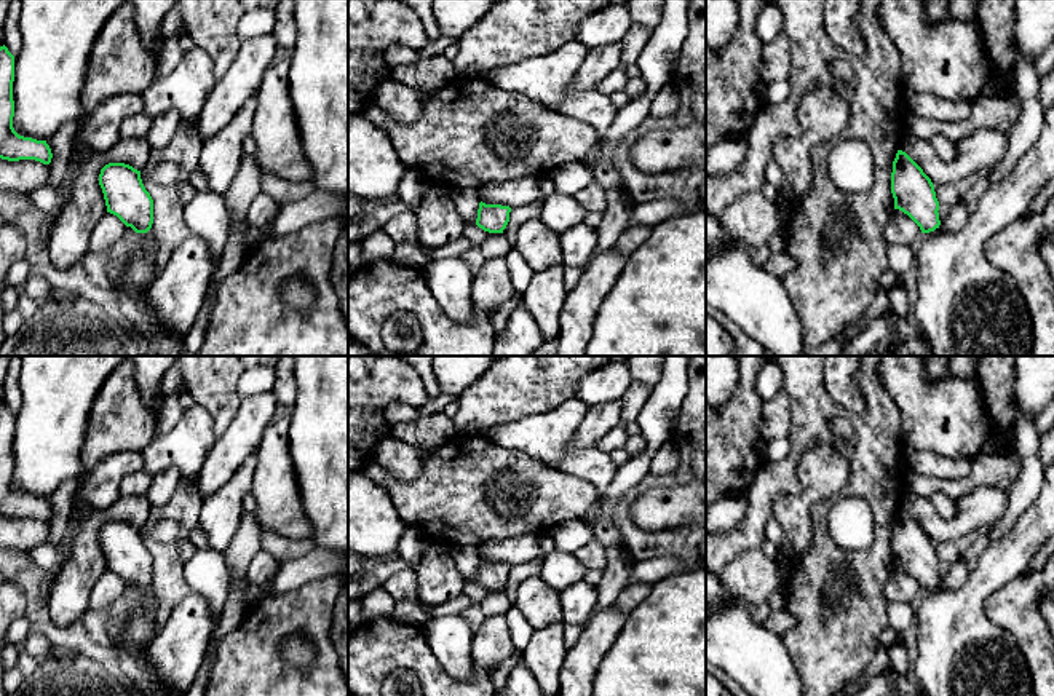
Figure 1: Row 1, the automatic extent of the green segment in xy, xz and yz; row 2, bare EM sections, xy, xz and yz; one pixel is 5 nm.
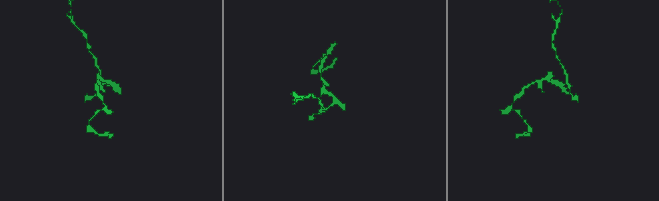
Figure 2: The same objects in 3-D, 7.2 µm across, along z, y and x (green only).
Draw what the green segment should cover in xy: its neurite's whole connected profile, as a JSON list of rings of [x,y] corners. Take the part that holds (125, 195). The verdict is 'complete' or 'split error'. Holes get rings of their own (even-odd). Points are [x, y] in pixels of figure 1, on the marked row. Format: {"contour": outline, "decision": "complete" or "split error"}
{"contour": [[[109,163],[101,169],[99,185],[107,212],[137,233],[137,246],[113,270],[115,287],[120,291],[117,303],[131,326],[129,332],[145,337],[153,356],[180,356],[184,337],[147,302],[147,292],[158,276],[158,255],[147,233],[153,223],[153,200],[142,184],[141,171],[125,163]]], "decision": "split error"}

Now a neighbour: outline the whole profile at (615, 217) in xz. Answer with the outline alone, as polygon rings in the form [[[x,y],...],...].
[[[690,0],[664,2],[661,21],[650,34],[637,59],[640,77],[647,83],[647,93],[639,99],[629,101],[623,109],[615,110],[613,123],[599,145],[592,180],[605,192],[608,206],[597,227],[594,257],[615,247],[618,238],[628,227],[632,206],[623,192],[621,176],[613,166],[613,153],[621,139],[650,117],[653,96],[664,83],[672,80],[672,69],[688,34],[688,2]]]

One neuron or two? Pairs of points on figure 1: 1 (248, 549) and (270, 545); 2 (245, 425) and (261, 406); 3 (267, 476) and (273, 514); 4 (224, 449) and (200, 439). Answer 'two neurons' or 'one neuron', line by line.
1: two neurons
2: one neuron
3: one neuron
4: two neurons

